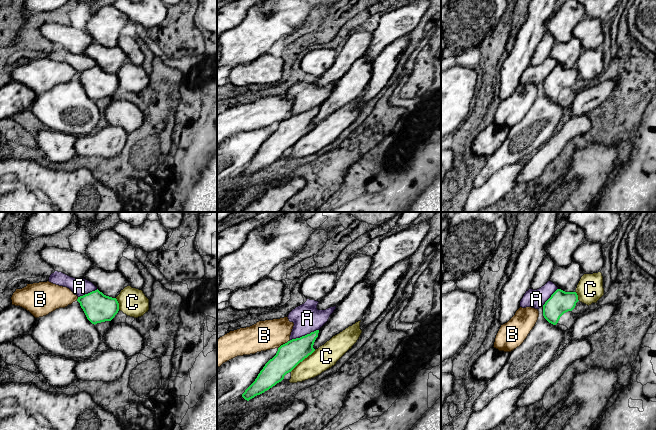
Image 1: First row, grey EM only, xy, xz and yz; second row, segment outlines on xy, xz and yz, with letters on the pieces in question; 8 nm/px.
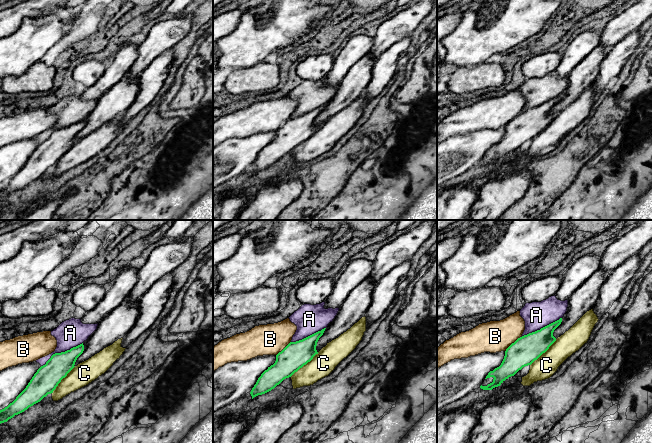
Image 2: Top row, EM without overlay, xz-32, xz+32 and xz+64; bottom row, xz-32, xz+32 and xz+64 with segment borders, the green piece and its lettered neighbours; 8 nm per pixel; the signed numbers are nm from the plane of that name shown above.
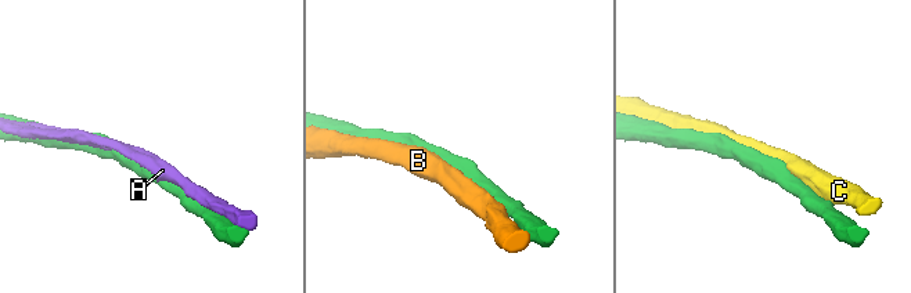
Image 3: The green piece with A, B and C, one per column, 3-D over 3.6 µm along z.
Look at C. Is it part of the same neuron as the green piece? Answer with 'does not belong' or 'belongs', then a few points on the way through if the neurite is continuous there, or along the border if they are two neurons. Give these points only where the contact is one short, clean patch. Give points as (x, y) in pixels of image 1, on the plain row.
does not belong

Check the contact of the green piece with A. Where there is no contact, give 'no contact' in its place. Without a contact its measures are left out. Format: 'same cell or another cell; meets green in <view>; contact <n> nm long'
another cell; meets green in xz; contact 260 nm long

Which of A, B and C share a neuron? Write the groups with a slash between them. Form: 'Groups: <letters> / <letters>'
Groups: A / B / C

